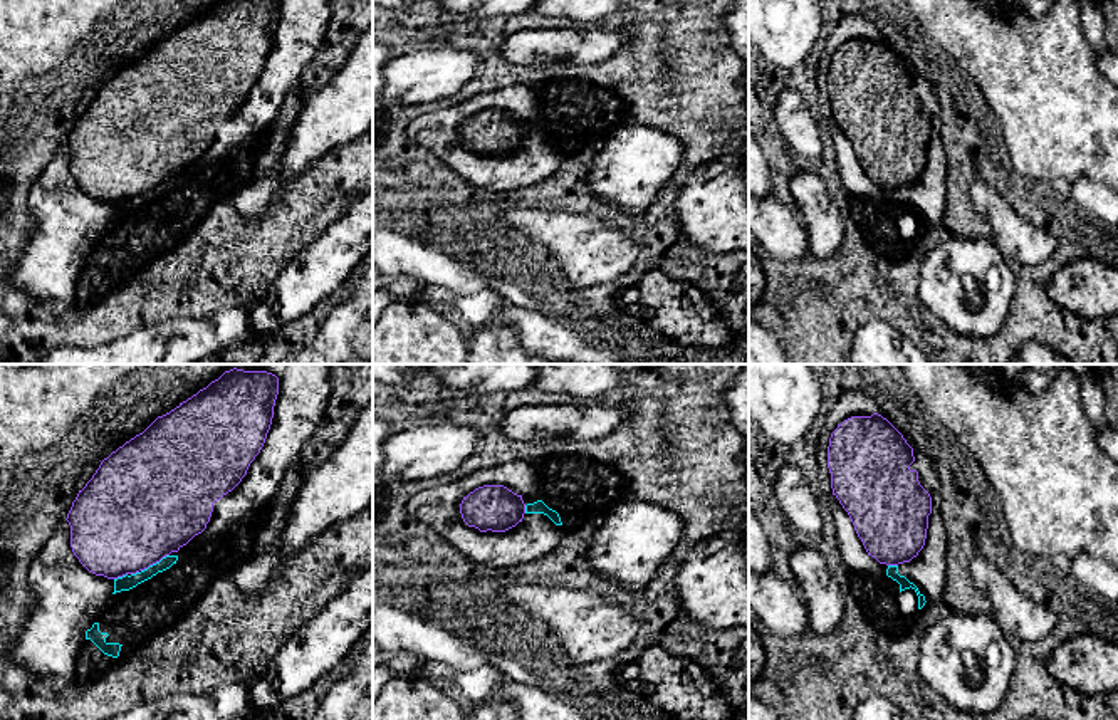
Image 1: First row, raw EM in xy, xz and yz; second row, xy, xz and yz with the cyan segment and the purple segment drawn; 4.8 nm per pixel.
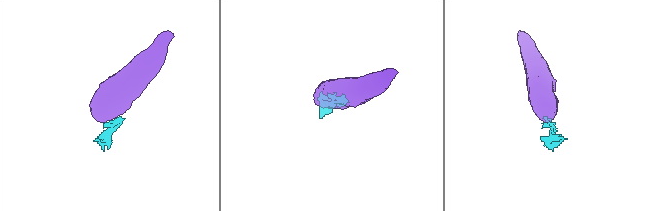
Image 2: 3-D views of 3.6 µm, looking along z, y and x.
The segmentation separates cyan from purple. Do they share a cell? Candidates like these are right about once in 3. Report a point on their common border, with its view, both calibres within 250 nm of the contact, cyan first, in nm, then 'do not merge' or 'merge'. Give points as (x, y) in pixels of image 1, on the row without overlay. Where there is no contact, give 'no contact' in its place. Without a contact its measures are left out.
xy (156, 187) | 70/500 nm | do not merge

